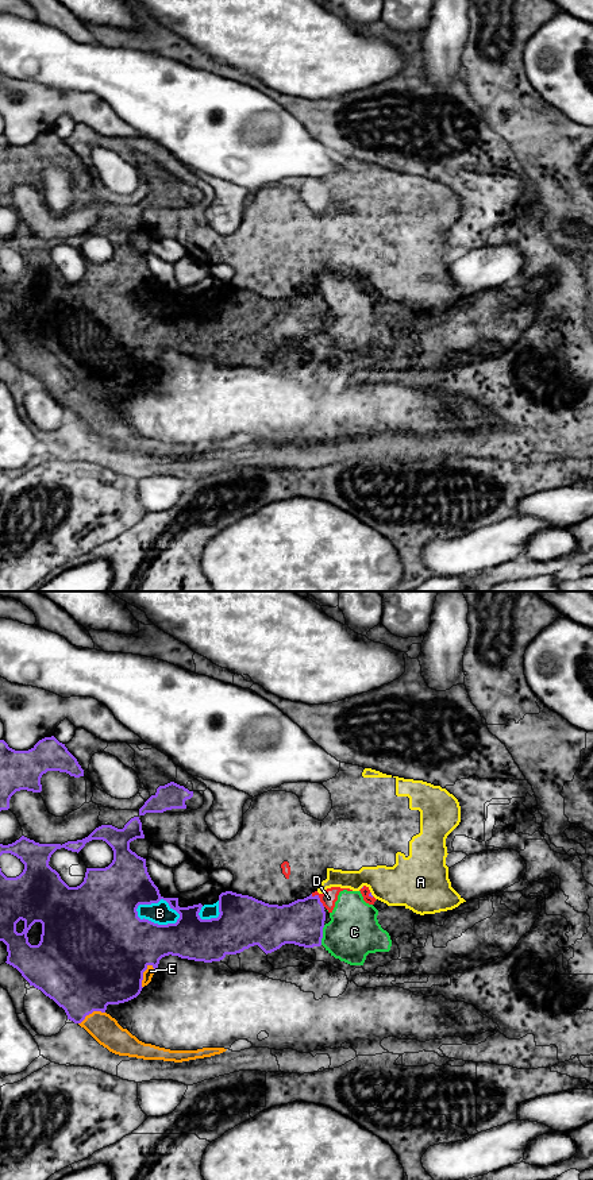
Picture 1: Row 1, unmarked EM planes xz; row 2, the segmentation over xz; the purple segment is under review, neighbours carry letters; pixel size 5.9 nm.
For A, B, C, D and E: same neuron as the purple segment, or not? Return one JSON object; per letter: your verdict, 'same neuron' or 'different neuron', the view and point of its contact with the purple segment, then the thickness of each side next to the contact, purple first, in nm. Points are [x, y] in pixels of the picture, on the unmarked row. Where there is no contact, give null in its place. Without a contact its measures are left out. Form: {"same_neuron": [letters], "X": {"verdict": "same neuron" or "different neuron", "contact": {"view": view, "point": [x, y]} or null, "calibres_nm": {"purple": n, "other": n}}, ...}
{"same_neuron": ["E"], "A": {"verdict": "different neuron", "contact": {"view": "xz", "point": [370, 289]}, "calibres_nm": {"purple": 20, "other": 280}}, "B": {"verdict": "different neuron", "contact": {"view": "xz", "point": [156, 319]}, "calibres_nm": {"purple": 400, "other": 130}}, "C": {"verdict": "different neuron", "contact": {"view": "xz", "point": [322, 330]}, "calibres_nm": {"purple": 260, "other": 300}}, "D": {"verdict": "different neuron", "contact": {"view": "xz", "point": [319, 293]}, "calibres_nm": {"purple": 260, "other": 90}}, "E": {"verdict": "same neuron", "contact": {"view": "xz", "point": [142, 370]}, "calibres_nm": {"purple": 500, "other": 60}}}

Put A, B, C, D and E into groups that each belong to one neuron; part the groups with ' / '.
A C D / B / E

